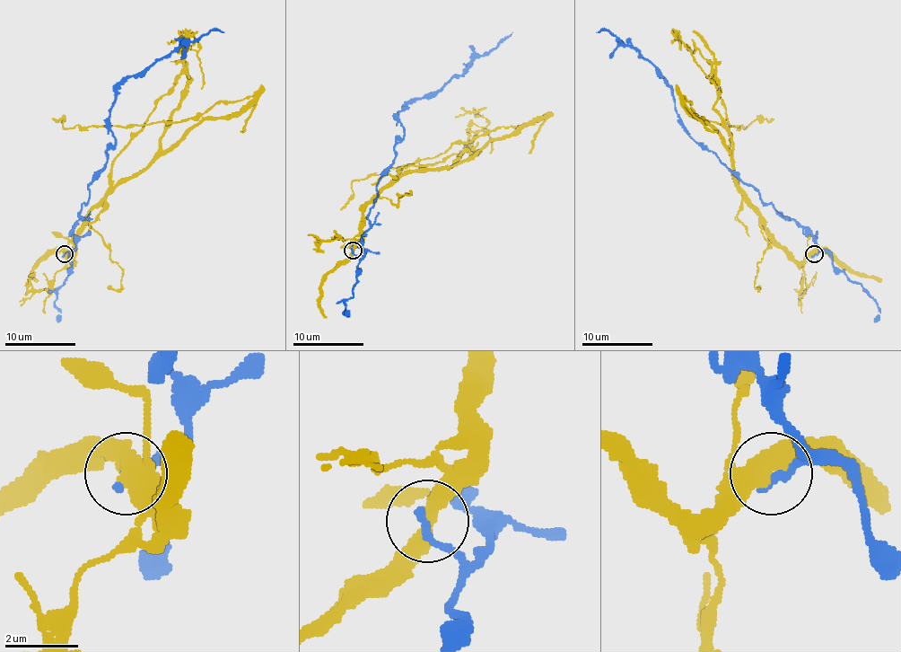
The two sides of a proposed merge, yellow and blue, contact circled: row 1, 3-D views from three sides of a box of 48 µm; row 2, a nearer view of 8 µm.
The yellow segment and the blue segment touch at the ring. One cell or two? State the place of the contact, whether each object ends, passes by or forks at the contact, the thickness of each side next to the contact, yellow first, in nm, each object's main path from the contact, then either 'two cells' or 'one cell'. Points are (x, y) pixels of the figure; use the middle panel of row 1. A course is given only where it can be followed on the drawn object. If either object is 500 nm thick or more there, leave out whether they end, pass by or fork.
(353, 251) | yellow passes by | blue ends | 460/240 nm | yellow via (353, 251), (362, 210), (403, 175), (467, 161), (540, 118), (354, 180), (341, 210) | blue via (353, 251), (363, 256), (360, 238), (376, 183), (405, 134), (398, 113), (434, 97), (511, 31) | two cells

